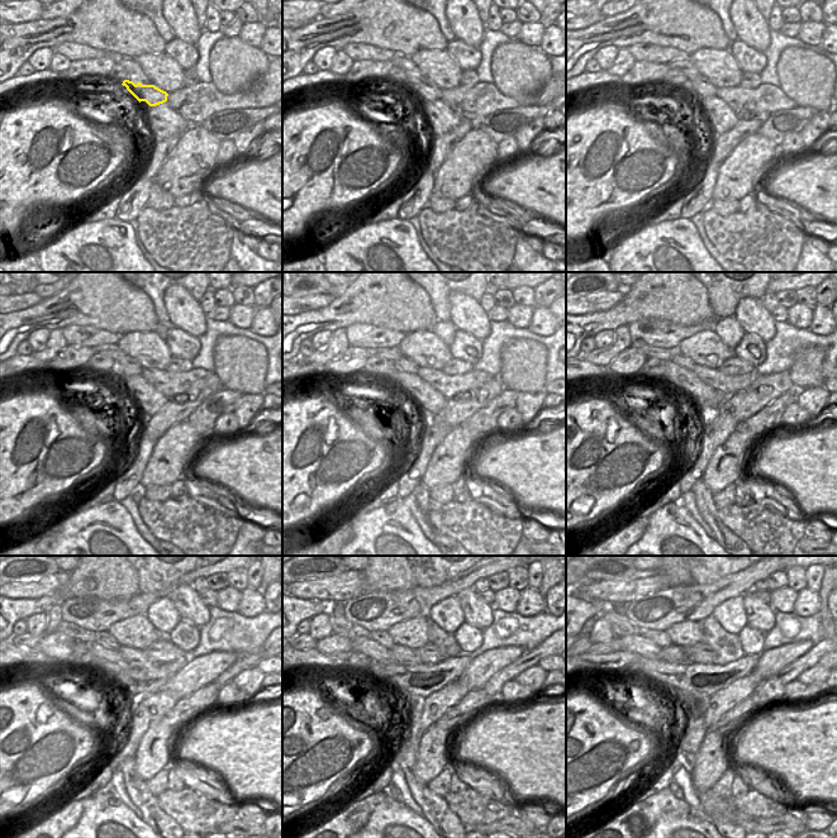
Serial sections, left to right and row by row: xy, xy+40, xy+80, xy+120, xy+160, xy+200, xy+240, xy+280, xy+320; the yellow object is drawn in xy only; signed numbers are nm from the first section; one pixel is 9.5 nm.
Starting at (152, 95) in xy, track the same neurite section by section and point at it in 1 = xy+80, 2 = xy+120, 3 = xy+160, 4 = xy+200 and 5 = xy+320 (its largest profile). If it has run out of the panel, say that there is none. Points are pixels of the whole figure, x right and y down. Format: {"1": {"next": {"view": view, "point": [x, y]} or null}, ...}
{"1": {"next": {"view": "xy+80", "point": [702, 86]}}, "2": {"next": {"view": "xy+120", "point": [125, 367]}}, "3": {"next": {"view": "xy+160", "point": [405, 365]}}, "4": {"next": {"view": "xy+200", "point": [680, 360]}}, "5": {"next": {"view": "xy+320", "point": [661, 638]}}}

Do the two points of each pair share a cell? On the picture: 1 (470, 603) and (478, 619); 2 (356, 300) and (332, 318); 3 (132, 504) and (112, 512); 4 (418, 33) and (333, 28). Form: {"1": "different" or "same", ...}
{"1": "same", "2": "same", "3": "different", "4": "same"}

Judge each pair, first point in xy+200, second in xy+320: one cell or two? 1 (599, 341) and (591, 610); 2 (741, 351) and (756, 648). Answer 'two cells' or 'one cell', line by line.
1: two cells
2: one cell

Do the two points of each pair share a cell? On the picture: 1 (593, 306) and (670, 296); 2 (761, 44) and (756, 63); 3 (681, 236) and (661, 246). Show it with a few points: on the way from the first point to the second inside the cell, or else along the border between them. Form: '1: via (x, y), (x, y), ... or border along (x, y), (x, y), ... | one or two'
1: border along (628, 287), (624, 296), (608, 309), (589, 313) | two
2: border along (737, 38), (762, 53) | two
3: via (676, 241), (671, 246), (666, 246) | one

